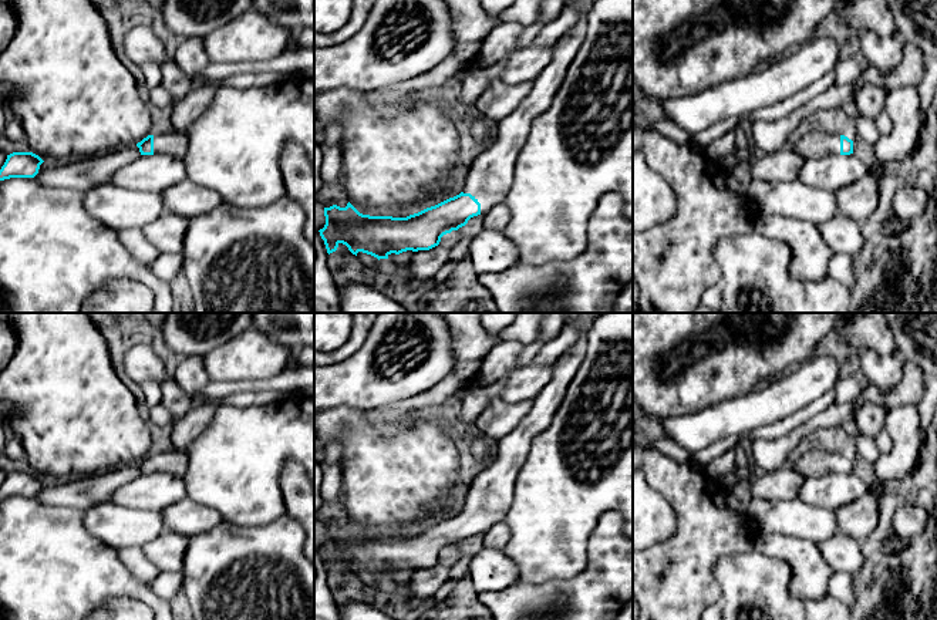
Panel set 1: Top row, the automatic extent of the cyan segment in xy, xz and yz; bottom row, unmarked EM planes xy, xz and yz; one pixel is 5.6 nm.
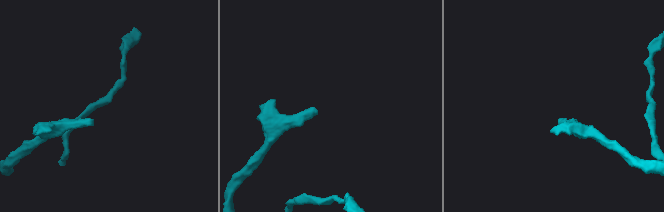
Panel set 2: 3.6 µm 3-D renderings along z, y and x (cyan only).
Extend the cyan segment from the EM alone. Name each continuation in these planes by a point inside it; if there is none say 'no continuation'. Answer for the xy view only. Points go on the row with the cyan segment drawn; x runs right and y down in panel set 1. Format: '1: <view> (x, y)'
1: xy (174, 144)

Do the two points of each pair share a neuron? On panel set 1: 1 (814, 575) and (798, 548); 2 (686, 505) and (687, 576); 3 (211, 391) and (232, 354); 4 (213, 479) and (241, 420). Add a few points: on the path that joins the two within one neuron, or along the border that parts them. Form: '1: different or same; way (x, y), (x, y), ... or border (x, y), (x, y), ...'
1: same; way (808, 568), (801, 555)
2: same; way (690, 522), (690, 555), (687, 559)
3: different; border (208, 378), (249, 380)
4: same; way (228, 465), (241, 452), (241, 434)

